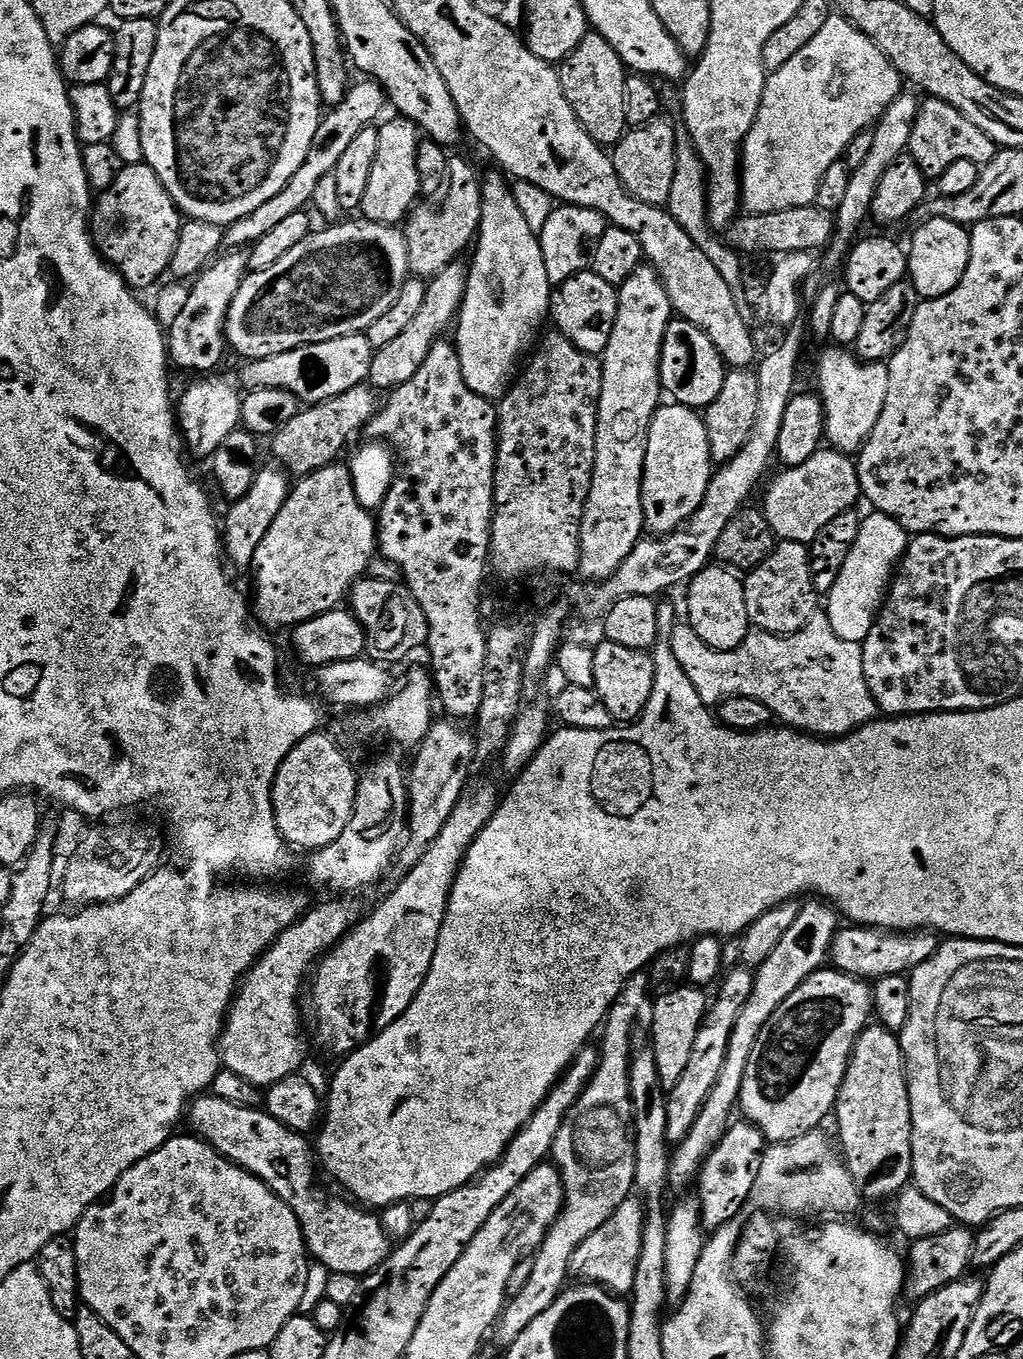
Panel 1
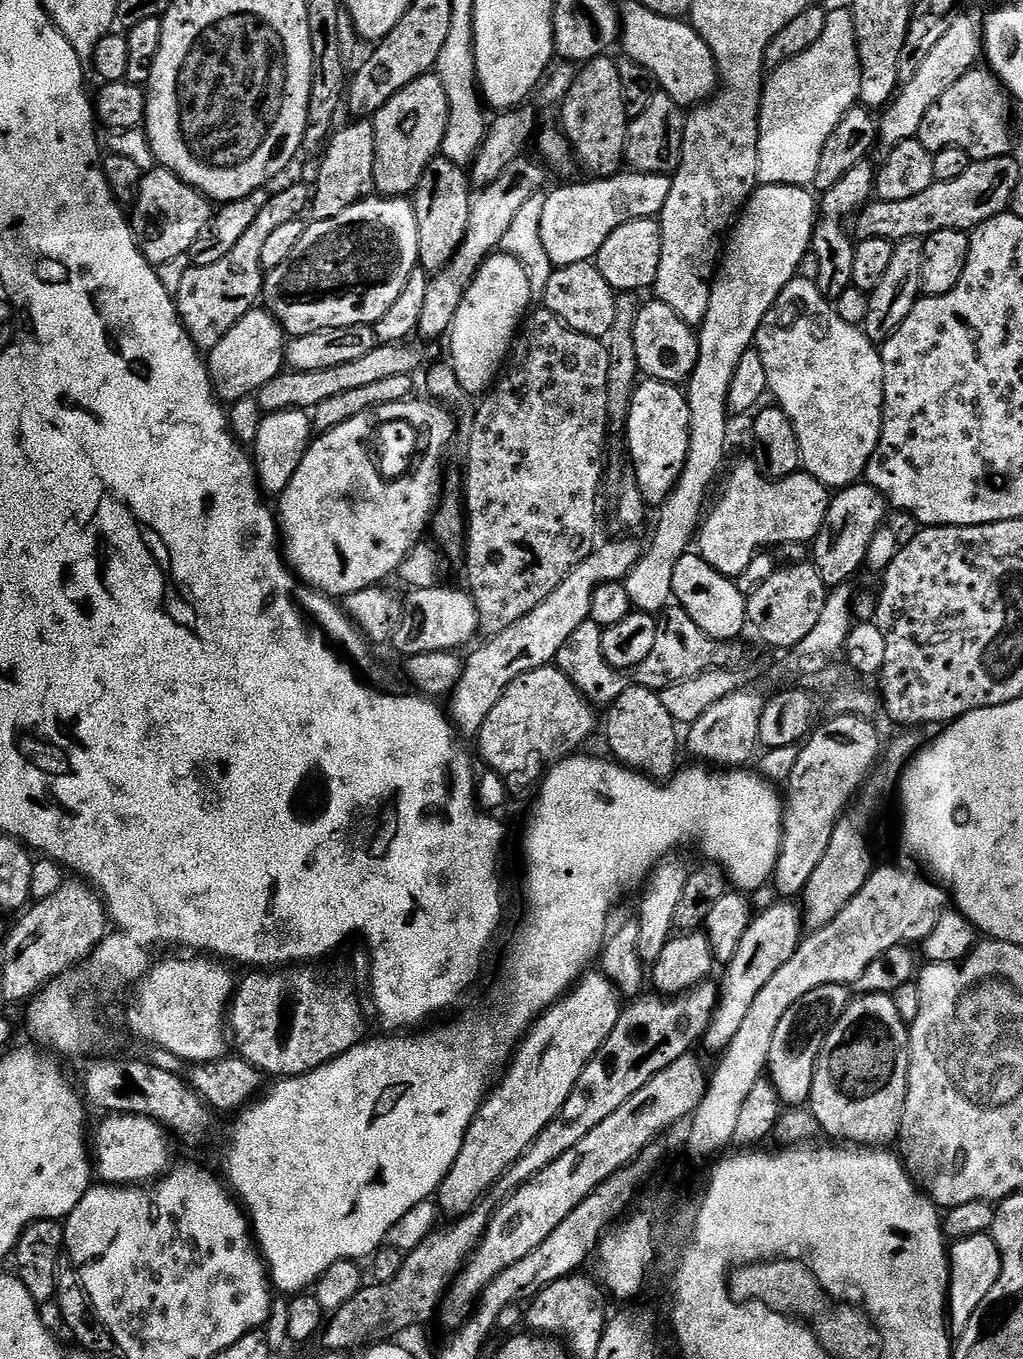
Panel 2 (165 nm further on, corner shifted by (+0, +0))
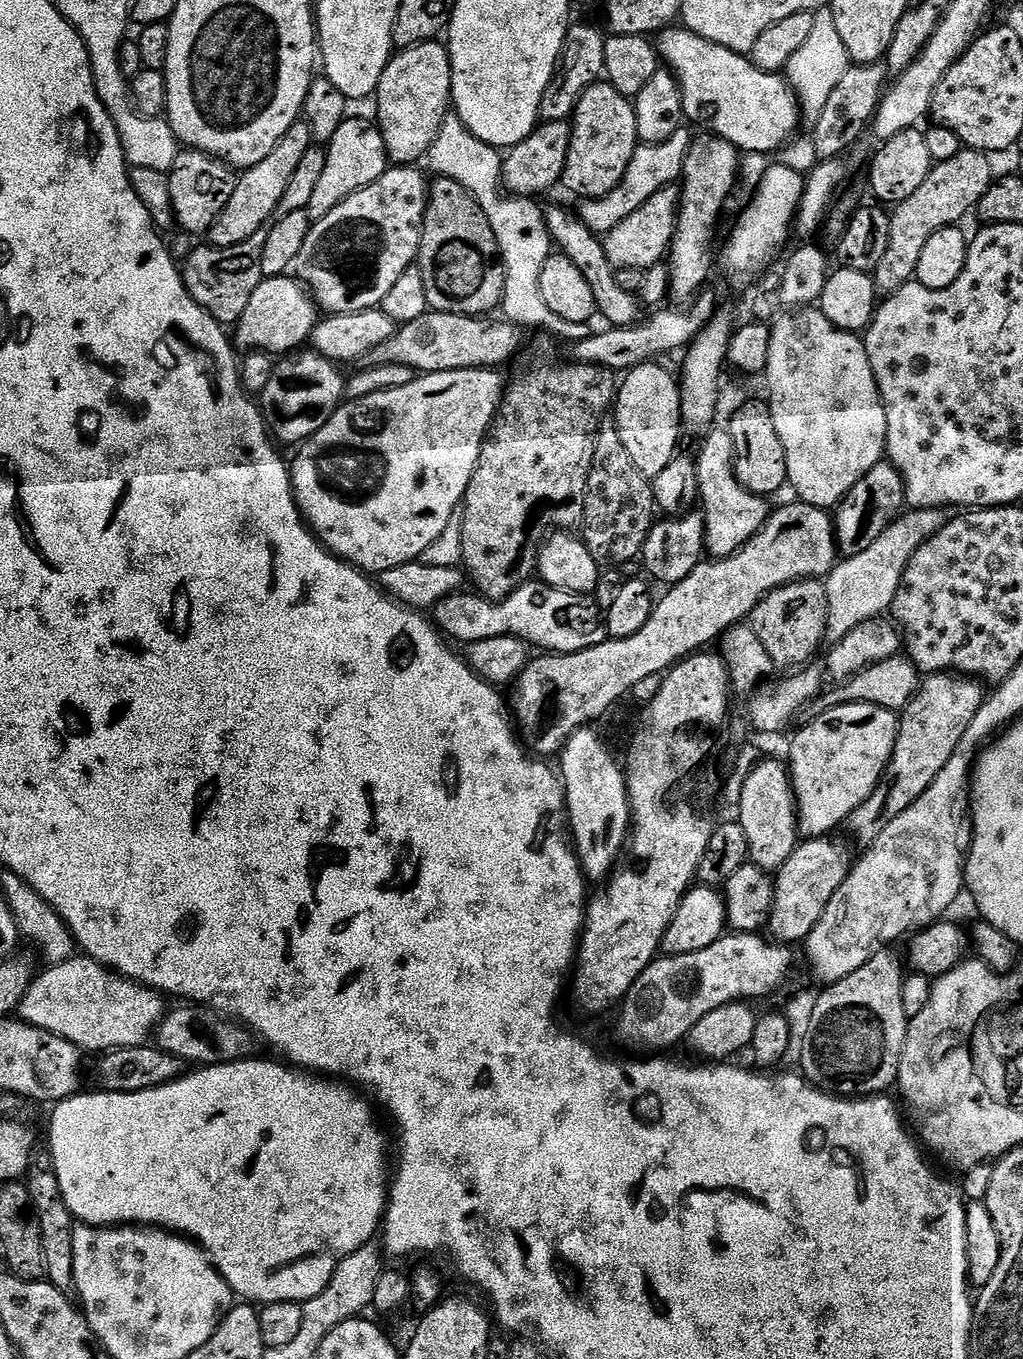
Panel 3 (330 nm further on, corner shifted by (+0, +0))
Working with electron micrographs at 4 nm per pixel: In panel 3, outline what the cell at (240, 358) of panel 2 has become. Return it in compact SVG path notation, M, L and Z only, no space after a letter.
M288 274L270 276L260 281L258 290L254 290L250 303L246 305L246 310L242 310L242 318L234 325L234 340L244 350L292 354L309 343L317 319L318 305L311 292L299 280Z

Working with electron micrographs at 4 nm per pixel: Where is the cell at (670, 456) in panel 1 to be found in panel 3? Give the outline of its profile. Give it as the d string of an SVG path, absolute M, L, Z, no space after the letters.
M649 362L631 369L623 378L618 388L618 395L614 401L614 419L618 430L622 434L622 446L634 458L634 466L642 470L642 474L654 478L670 466L670 462L678 455L676 447L680 444L680 432L682 433L682 421L680 419L680 385L677 377L672 376L664 368L659 368L659 363Z

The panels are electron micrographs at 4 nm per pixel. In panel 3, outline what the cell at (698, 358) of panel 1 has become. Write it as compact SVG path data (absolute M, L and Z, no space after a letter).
M548 208L544 213L544 221L552 236L553 245L563 256L570 258L570 262L574 262L578 270L582 270L590 291L594 293L597 313L601 317L605 316L609 320L607 323L614 328L628 328L635 325L642 316L640 304L636 301L639 299L633 293L622 290L622 286L618 286L617 269L613 268L610 258L606 258L603 239L590 231L573 211L570 213L564 208Z

